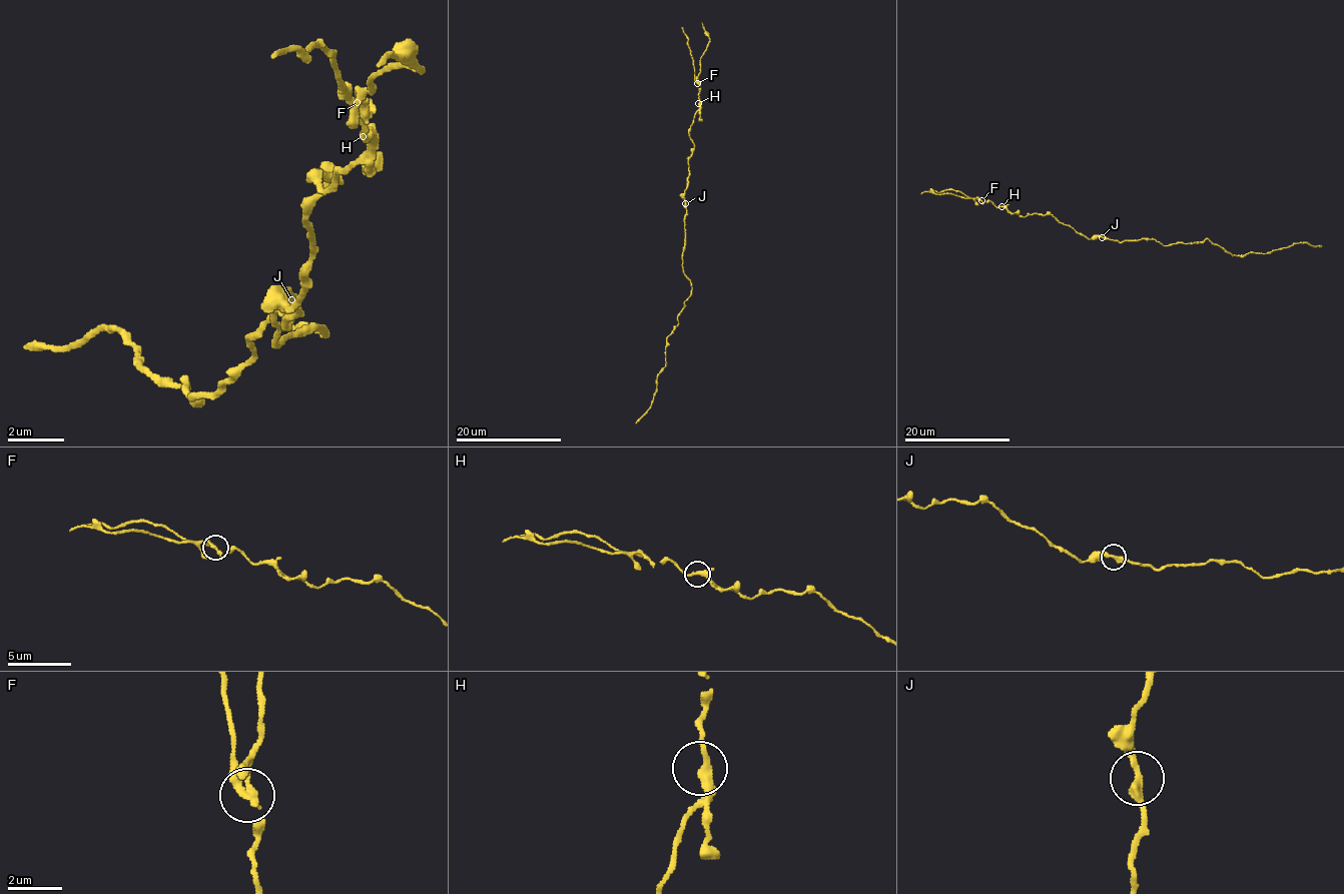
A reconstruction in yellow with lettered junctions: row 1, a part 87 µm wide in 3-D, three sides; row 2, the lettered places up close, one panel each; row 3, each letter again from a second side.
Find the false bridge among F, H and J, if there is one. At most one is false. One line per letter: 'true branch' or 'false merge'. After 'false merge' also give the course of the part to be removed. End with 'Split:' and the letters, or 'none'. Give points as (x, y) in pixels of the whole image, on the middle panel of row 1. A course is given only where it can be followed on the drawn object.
F: false merge | (697, 83), (688, 37), (681, 27)
H: true branch
J: true branch
Split: F

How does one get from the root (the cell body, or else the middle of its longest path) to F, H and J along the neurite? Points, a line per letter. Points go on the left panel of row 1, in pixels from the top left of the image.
F: (284, 320), (312, 256), (305, 207), (333, 178), (312, 171), (326, 192), (370, 143), (377, 107), (355, 100)
H: (284, 320), (312, 256), (305, 207), (333, 178), (312, 171), (326, 192), (363, 136)
J: (284, 320), (284, 327), (298, 313), (291, 306), (291, 299)

